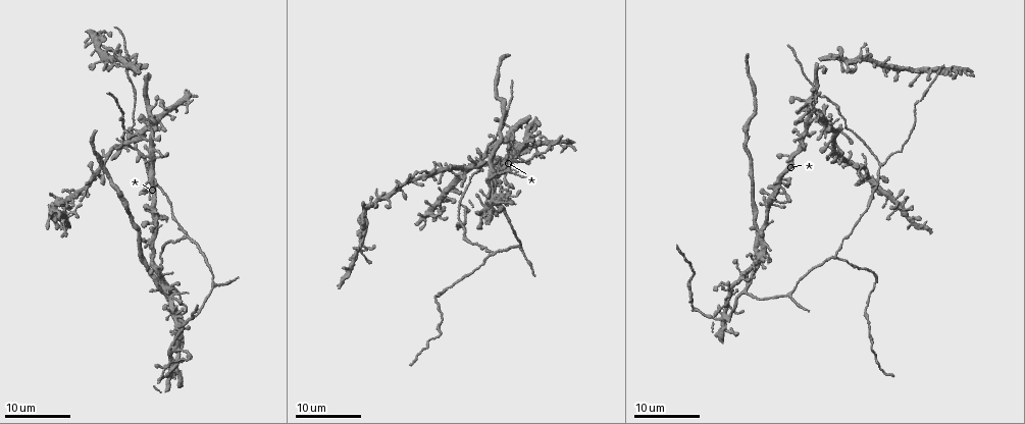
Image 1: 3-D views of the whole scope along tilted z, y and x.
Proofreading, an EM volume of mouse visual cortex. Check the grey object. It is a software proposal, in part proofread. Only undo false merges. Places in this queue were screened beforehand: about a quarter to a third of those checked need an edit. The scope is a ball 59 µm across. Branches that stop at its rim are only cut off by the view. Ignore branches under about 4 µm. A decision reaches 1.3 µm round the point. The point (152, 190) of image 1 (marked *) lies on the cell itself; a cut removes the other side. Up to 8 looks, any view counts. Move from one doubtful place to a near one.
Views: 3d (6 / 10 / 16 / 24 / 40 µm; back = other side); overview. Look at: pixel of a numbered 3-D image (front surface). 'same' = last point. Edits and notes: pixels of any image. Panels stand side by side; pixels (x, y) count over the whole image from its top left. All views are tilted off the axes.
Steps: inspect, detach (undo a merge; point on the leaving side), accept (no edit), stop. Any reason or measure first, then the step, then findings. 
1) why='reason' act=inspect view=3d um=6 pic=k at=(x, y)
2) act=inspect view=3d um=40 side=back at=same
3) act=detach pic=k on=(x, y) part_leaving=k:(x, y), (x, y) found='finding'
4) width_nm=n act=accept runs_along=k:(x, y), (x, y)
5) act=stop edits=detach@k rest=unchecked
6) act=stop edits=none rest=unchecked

why='side arm on a straight run' act=inspect view=3d um=16 pic=1 at=(745, 293)

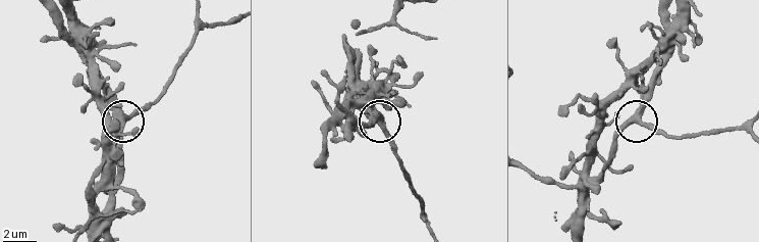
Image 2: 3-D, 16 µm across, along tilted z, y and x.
act=inspect view=3d um=10 pic=2 at=(127, 116)

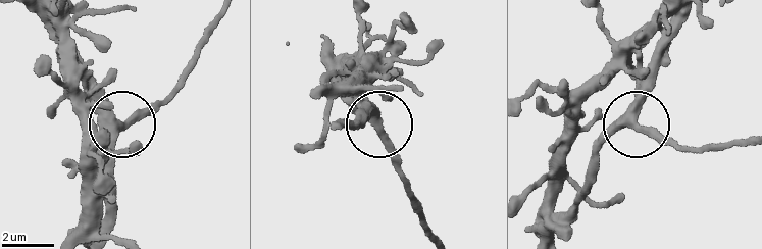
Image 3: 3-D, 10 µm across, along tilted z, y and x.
arms=3 act=accept runs_along=3:(684, 15), (663, 47), (638, 116), (595, 154) found='all the same cell'

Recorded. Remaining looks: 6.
why='narrows sharply' act=inspect view=3d um=16 pic=1 at=(873, 181)

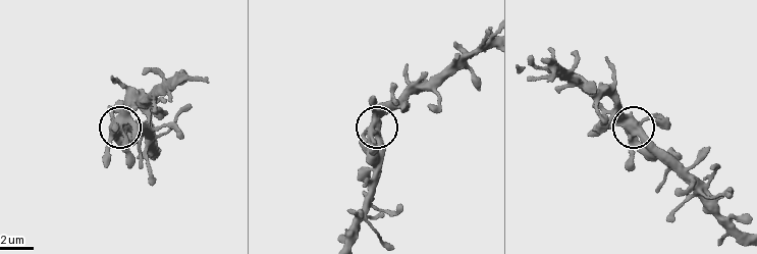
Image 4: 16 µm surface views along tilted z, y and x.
act=inspect view=3d um=6 pic=4 at=(379, 126)

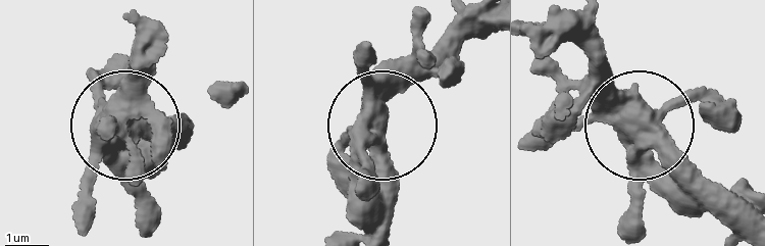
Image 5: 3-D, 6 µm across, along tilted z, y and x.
act=accept found='one cell here'

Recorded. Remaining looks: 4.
why='side arm on a straight run' act=inspect view=3d um=16 pic=1 at=(136, 145)

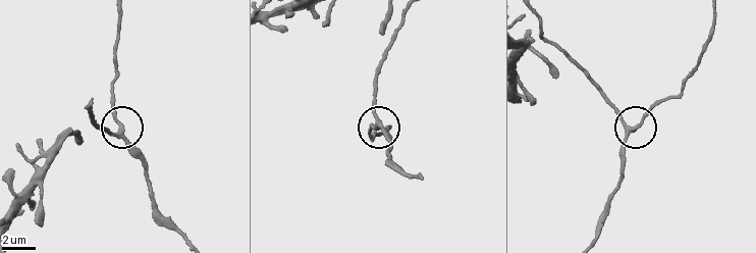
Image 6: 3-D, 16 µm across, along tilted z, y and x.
why='closer look' act=inspect view=3d um=6 pic=6 at=(123, 135)

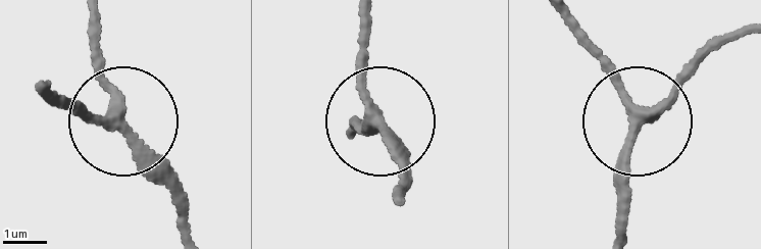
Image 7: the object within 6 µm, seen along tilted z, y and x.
side_arm_um=22 act=accept runs_along=7:(566, 14), (638, 113), (727, 34) found='one cell here'

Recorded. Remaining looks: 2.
act=stop edits=none rest=unchecked

